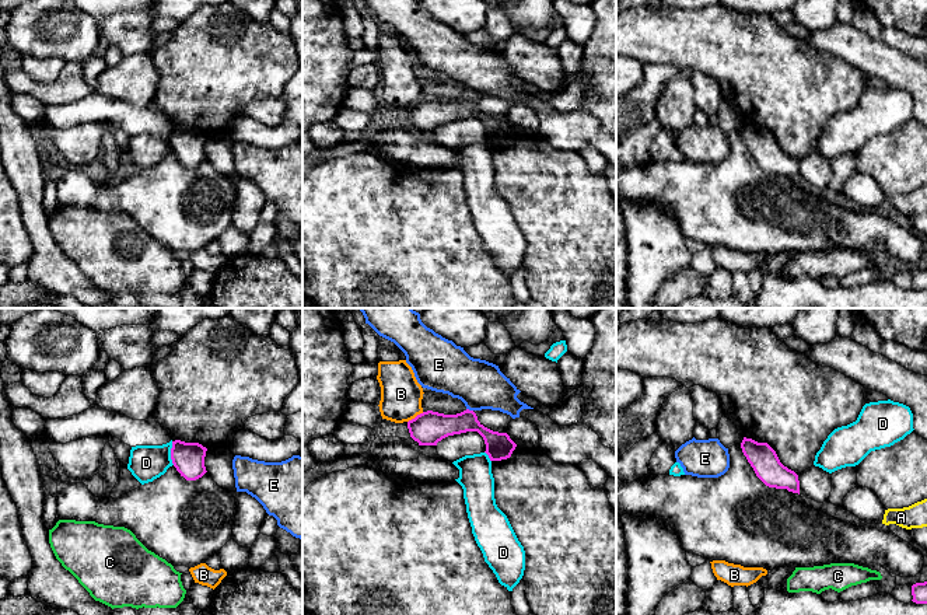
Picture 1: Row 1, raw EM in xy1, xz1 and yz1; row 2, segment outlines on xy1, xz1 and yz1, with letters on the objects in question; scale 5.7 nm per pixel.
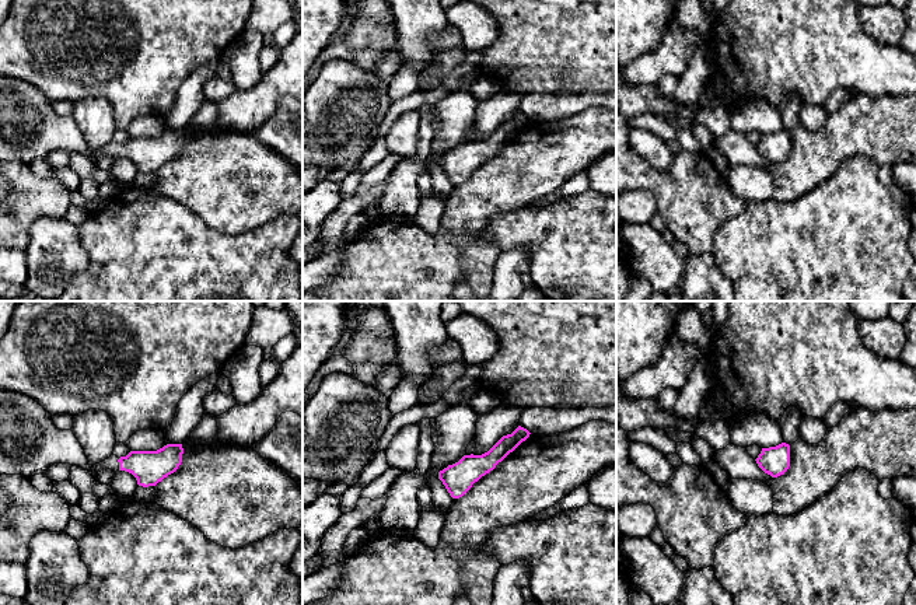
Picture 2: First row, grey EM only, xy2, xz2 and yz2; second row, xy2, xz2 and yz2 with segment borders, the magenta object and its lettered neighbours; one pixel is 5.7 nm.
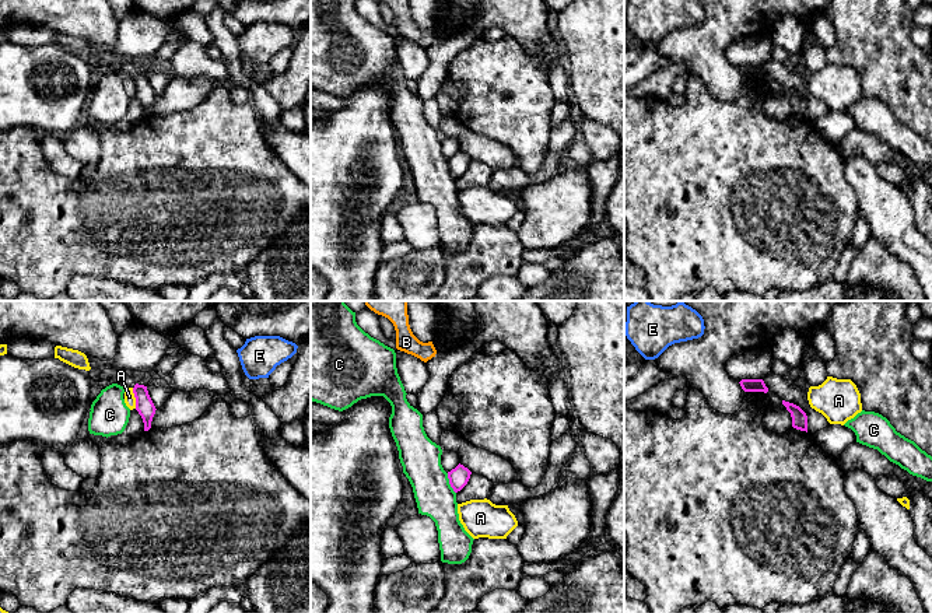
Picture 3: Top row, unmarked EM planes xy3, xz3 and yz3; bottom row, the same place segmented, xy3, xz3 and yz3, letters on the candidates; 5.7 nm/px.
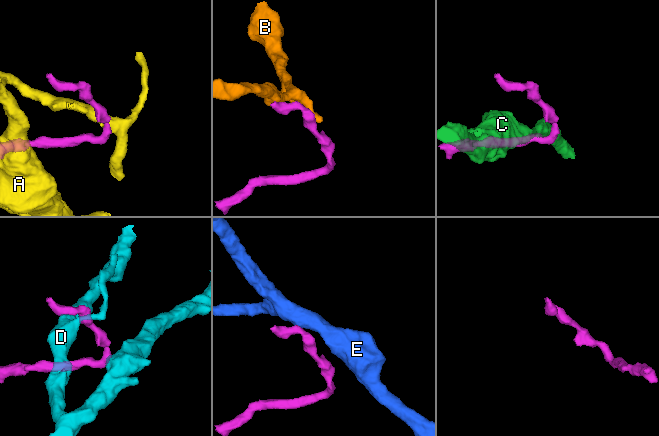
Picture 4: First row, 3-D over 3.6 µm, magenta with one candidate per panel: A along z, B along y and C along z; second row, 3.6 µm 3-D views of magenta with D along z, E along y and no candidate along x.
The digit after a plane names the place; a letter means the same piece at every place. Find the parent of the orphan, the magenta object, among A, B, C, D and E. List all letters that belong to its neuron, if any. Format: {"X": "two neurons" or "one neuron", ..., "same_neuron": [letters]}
{"A": "two neurons", "B": "two neurons", "C": "two neurons", "D": "two neurons", "E": "two neurons", "same_neuron": []}

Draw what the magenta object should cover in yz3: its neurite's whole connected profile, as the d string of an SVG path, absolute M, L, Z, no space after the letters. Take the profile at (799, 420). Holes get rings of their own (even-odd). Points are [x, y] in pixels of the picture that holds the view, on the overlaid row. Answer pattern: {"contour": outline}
{"contour": "M782 400L782 404L791 413L792 427L800 431L807 432L807 416L806 413L796 404Z"}

